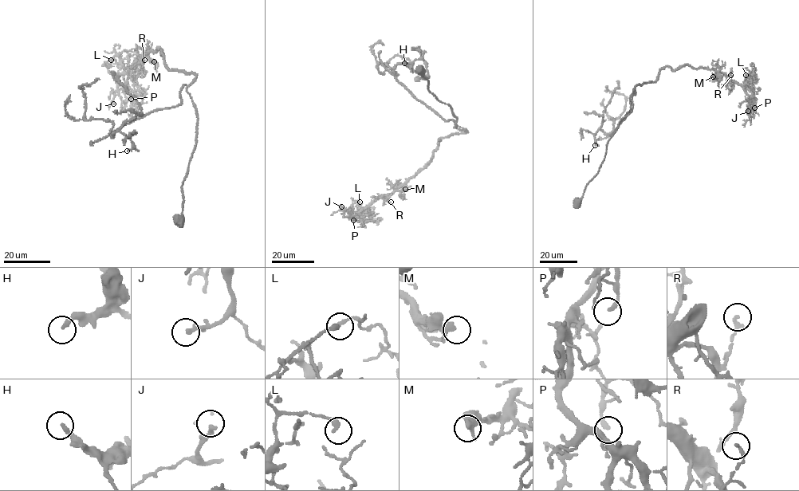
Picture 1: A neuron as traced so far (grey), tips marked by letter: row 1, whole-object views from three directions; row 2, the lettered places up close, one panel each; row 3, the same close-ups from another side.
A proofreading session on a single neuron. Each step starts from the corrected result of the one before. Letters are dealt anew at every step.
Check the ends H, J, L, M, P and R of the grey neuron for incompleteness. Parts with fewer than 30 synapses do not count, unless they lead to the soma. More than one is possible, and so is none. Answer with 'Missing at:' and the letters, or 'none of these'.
Missing at: M

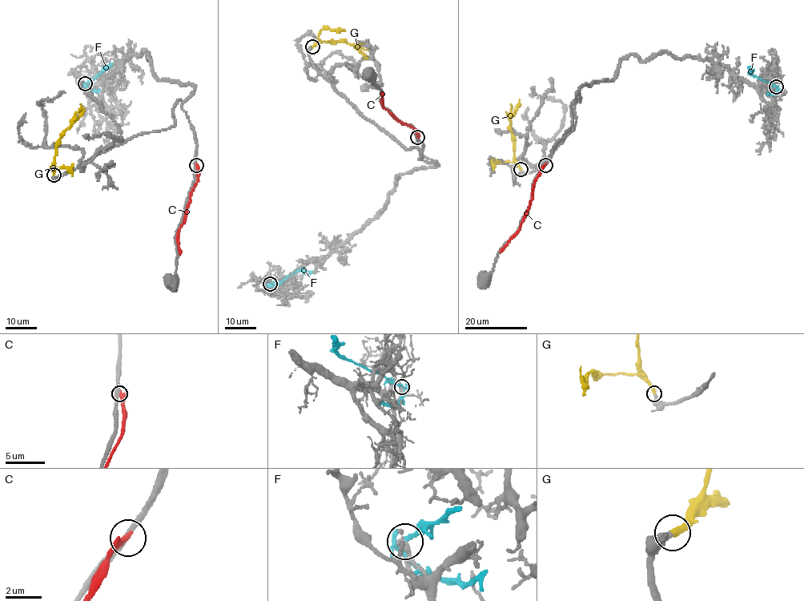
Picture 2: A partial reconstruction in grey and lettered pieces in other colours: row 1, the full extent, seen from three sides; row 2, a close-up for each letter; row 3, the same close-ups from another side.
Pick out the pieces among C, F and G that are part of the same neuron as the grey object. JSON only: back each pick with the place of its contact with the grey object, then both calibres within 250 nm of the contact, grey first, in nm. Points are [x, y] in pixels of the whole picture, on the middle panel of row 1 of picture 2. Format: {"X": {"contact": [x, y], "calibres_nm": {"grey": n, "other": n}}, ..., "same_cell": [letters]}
{"G": {"contact": [312, 46], "calibres_nm": {"grey": 380, "other": 360}}, "same_cell": ["G"]}

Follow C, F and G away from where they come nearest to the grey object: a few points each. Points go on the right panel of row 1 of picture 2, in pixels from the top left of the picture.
C: (545, 164), (534, 183), (532, 199), (519, 231), (500, 252)
F: (776, 86), (751, 74), (749, 66)
G: (520, 170), (515, 159), (514, 139), (509, 126), (519, 99)

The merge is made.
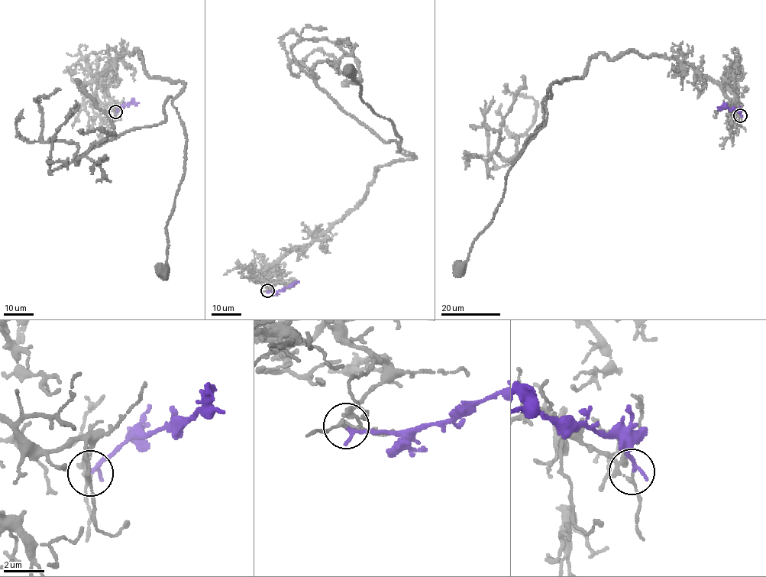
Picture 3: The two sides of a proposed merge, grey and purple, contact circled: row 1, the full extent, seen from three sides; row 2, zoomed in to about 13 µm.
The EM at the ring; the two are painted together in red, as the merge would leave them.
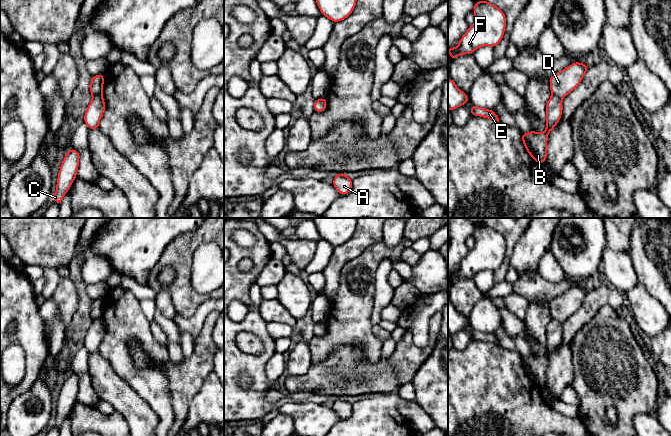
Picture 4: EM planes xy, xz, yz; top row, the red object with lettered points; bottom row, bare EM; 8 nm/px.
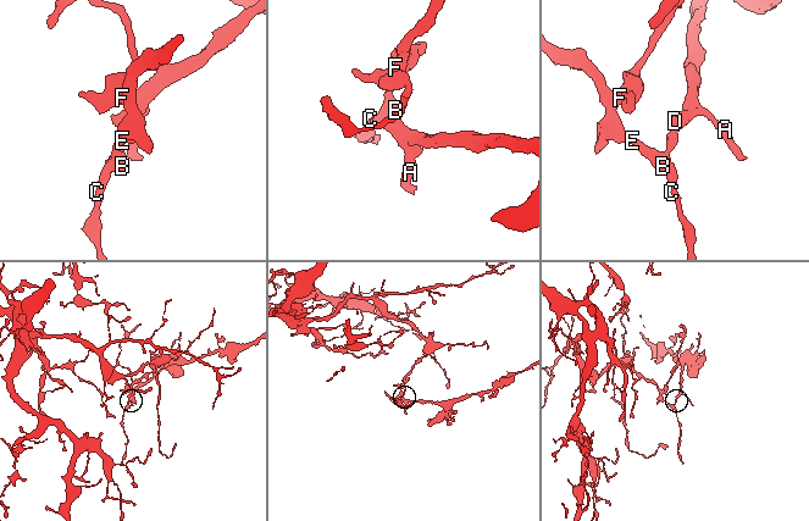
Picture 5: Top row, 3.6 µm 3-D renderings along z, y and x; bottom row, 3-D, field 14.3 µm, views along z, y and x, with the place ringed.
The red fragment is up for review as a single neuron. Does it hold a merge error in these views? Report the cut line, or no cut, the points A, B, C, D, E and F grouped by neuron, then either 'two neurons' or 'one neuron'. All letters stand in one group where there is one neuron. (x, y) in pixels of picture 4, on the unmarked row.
cut yz (552, 318), (561, 324); groups A D / B C E F; two neurons

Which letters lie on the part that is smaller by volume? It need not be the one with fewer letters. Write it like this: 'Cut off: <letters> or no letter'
Cut off: A, D

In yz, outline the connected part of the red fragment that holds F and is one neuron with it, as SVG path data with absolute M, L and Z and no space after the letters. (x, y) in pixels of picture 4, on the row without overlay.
M475 225L475 246L461 261L455 272L448 272L452 284L462 278L472 278L483 270L494 272L502 264L506 252L503 235L488 225Z

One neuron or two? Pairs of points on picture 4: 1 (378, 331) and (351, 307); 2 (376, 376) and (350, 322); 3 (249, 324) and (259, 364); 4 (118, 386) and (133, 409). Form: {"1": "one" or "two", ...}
{"1": "two", "2": "two", "3": "one", "4": "one"}

